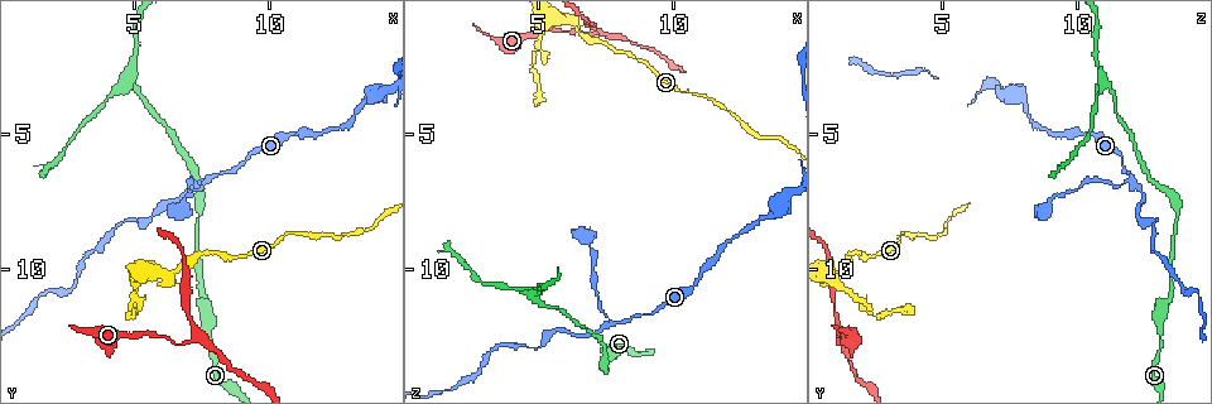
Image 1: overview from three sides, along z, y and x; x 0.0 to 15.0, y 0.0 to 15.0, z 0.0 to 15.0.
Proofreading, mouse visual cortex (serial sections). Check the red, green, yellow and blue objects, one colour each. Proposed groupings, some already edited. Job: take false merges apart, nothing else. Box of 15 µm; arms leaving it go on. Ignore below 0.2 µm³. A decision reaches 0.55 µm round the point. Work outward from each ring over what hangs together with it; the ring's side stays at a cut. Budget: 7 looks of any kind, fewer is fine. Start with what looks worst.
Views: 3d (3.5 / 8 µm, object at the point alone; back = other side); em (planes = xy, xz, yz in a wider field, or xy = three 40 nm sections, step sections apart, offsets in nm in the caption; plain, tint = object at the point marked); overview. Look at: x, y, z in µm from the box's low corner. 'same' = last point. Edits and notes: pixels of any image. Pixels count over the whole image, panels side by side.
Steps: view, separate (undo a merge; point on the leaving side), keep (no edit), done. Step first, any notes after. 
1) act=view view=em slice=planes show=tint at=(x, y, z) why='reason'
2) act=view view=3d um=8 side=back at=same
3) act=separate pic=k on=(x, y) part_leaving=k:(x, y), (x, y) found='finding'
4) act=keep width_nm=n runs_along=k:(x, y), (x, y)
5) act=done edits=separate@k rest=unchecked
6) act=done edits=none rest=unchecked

act=view view=3d um=3.5 at=(7.4, 12.6, 1.2) why='sharp bend'

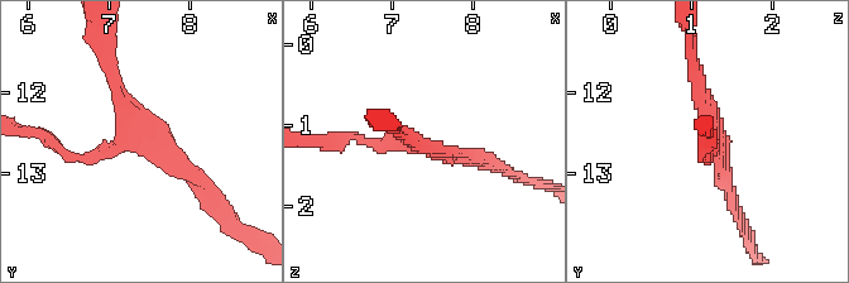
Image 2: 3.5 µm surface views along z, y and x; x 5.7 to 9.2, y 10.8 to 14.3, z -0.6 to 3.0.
act=view view=em slice=xy step=5 show=tint at=(7.30, 12.55, 1.25) arms=3 arm_widths_nm=100,200,200 why='shape alone is not enough'

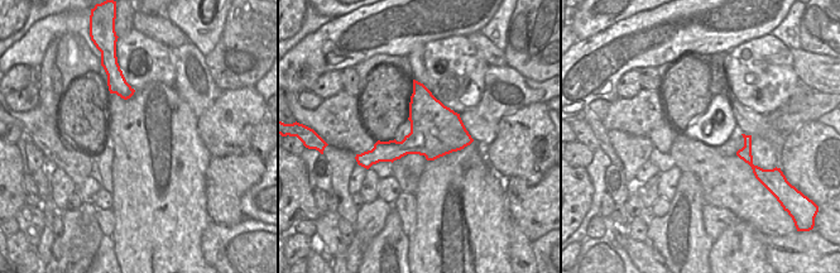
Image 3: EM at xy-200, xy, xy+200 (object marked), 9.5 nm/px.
act=keep runs_along=2:(57, 145), (100, 157), (130, 137), (104, 60) found='all the same cell'

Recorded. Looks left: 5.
act=view view=3d um=3.5 at=(7.8, 6.7, 12.1)

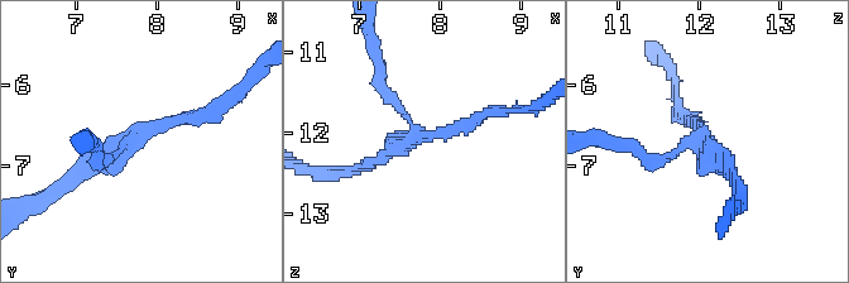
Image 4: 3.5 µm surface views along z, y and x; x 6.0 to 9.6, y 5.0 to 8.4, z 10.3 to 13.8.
act=keep runs_along=4:(207, 110), (153, 125), (71, 180) found='continuous, no second cell'

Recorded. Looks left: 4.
act=view view=3d um=3.5 at=(7.7, 12.1, 13.0) why='calibre changes'

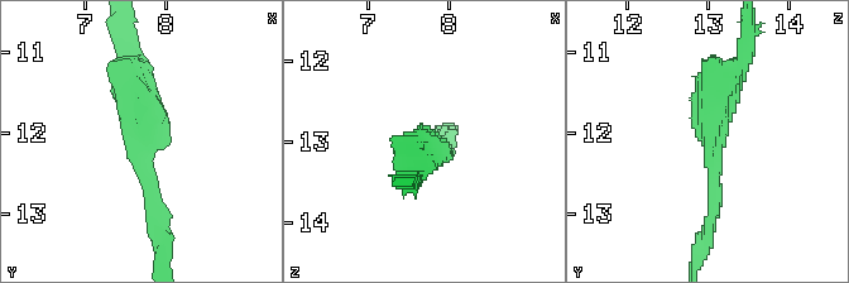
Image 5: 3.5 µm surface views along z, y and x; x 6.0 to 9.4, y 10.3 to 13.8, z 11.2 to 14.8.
act=view view=em slice=xy step=3 show=tint at=(7.75, 12.15, 13.10)

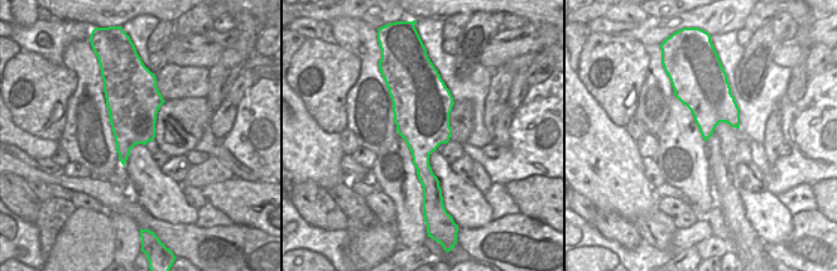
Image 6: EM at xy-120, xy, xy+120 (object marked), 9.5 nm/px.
act=keep runs_along=5:(709, 224), (711, 115), (734, 68) found='one cell here'

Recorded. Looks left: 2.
act=done edits=none rest=unchecked

